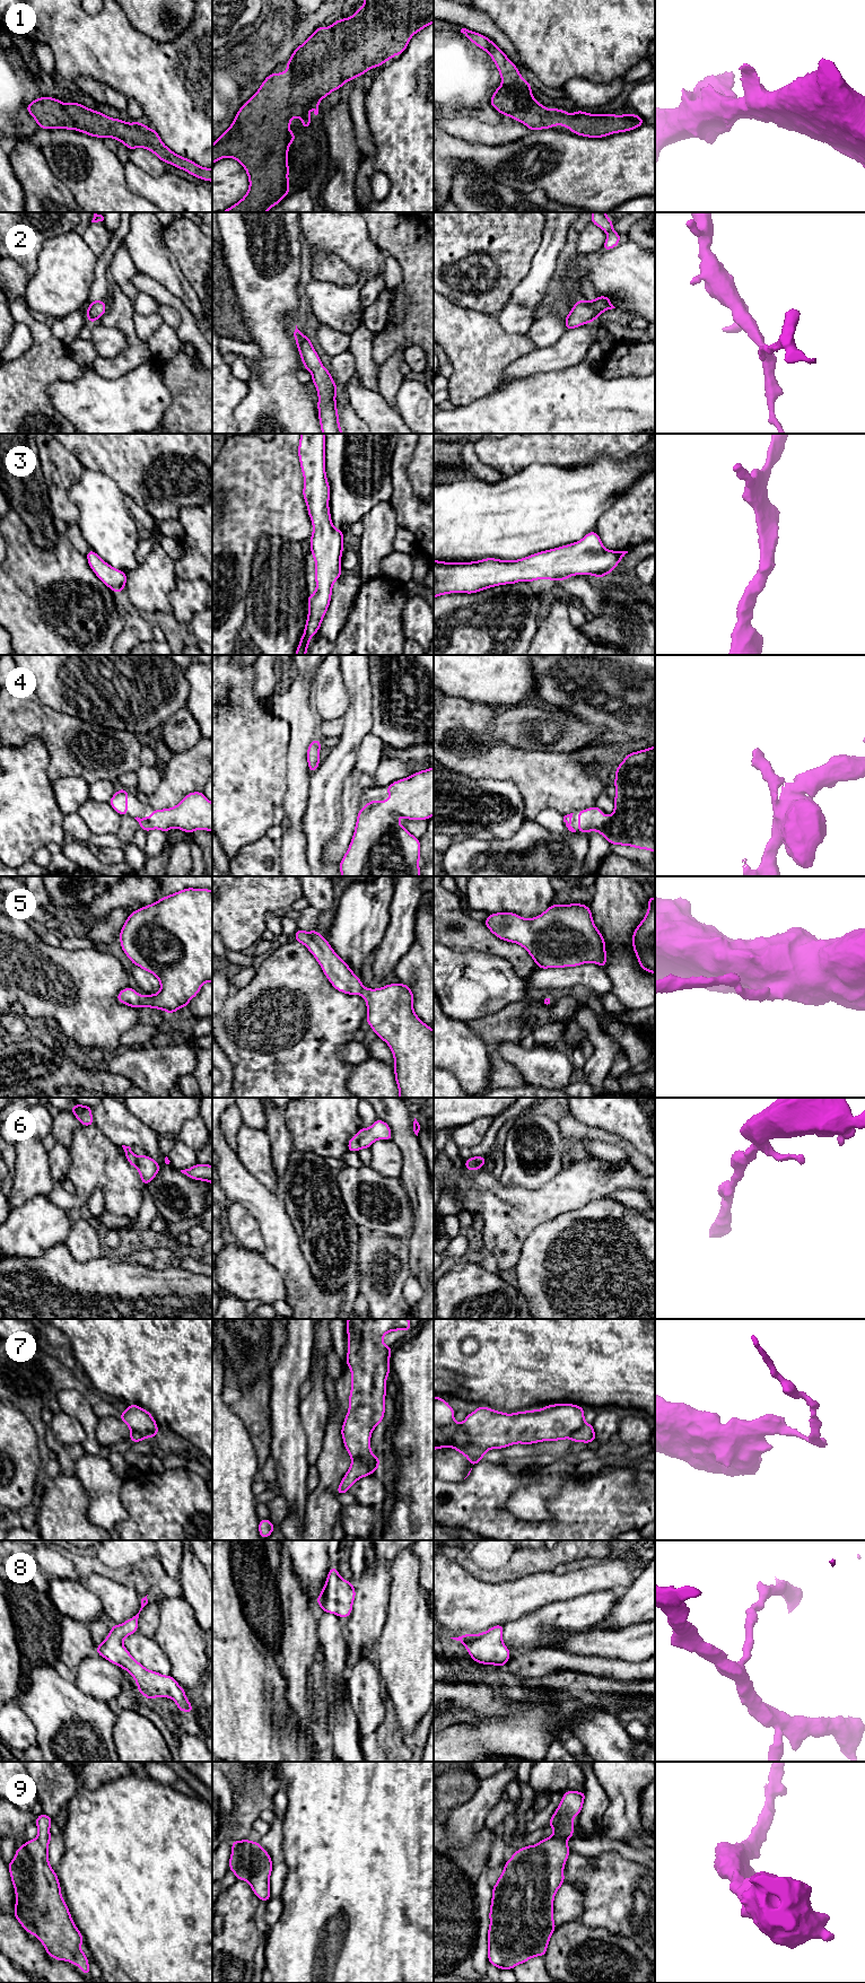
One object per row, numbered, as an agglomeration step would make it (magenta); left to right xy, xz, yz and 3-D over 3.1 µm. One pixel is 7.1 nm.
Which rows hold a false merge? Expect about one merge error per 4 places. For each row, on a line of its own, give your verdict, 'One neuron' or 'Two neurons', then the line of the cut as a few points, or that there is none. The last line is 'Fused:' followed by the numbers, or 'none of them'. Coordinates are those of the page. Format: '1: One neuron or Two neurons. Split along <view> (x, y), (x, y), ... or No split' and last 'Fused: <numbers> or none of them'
1: One neuron. No split
2: One neuron. No split
3: One neuron. No split
4: One neuron. No split
5: One neuron. No split
6: One neuron. No split
7: Two neurons. Split along xz (352, 1458), (358, 1458), (375, 1469)
8: One neuron. No split
9: One neuron. No split
Fused: 7

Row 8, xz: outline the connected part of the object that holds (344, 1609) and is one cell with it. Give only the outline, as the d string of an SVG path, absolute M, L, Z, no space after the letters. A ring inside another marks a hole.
M333 1565L327 1573L322 1592L316 1598L317 1604L323 1611L335 1614L344 1619L352 1611L355 1598L356 1590L352 1582L342 1579Z

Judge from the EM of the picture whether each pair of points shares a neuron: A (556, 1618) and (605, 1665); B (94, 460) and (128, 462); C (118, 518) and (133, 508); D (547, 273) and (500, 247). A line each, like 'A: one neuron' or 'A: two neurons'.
A: two neurons
B: one neuron
C: two neurons
D: two neurons

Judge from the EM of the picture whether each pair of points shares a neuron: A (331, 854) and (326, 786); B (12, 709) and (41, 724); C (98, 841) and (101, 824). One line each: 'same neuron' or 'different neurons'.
A: different neurons
B: same neuron
C: different neurons

